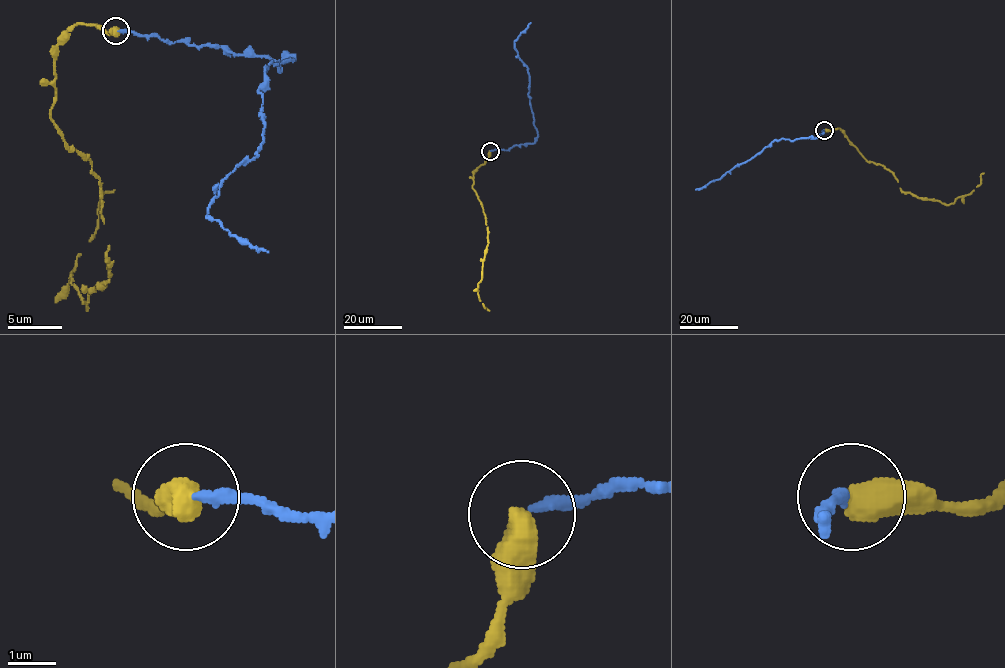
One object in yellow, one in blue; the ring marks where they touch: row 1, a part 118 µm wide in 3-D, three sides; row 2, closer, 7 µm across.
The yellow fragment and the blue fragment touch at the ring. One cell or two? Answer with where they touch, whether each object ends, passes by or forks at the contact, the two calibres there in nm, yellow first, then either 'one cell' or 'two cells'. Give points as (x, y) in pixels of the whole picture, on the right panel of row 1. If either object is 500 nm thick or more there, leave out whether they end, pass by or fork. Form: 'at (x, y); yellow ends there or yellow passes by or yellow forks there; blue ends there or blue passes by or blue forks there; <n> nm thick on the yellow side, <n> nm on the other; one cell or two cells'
at (824, 130); 650 nm thick on the yellow side, 240 nm on the other; one cell

